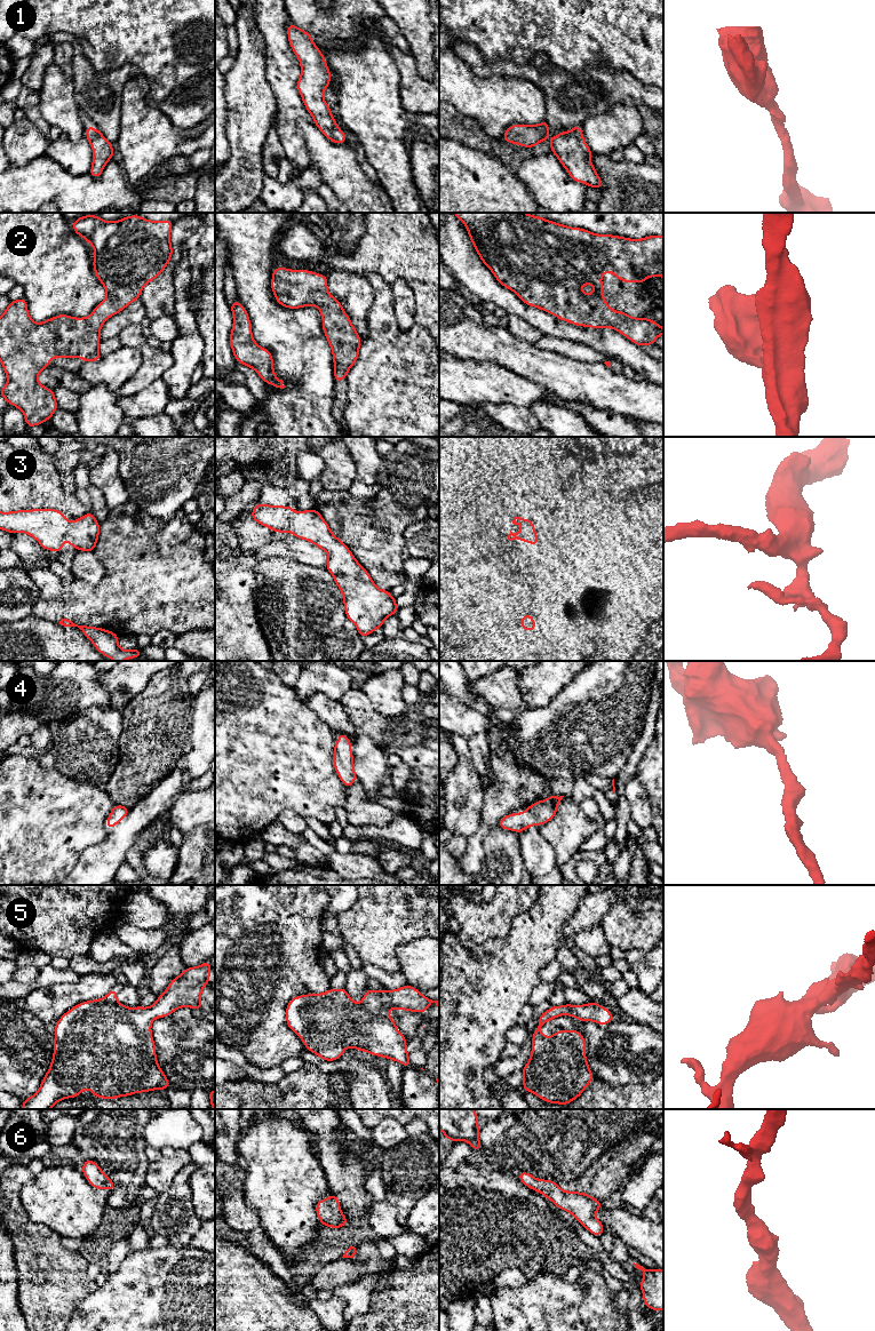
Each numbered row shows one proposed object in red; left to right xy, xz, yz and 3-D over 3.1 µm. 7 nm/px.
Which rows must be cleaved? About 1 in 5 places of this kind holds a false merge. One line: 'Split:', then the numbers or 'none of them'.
Split: none of them

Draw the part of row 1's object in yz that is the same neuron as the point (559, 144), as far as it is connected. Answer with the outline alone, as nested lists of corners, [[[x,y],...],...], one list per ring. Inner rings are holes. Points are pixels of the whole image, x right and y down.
[[[581,125],[570,131],[560,131],[550,141],[550,150],[575,182],[600,189],[602,180],[596,173],[590,156],[594,153],[587,145]]]

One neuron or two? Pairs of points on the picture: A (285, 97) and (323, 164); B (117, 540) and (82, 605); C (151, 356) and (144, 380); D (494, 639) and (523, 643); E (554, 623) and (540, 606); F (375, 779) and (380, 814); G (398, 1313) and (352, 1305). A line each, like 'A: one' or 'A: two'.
A: two
B: one
C: one
D: one
E: one
F: two
G: two

